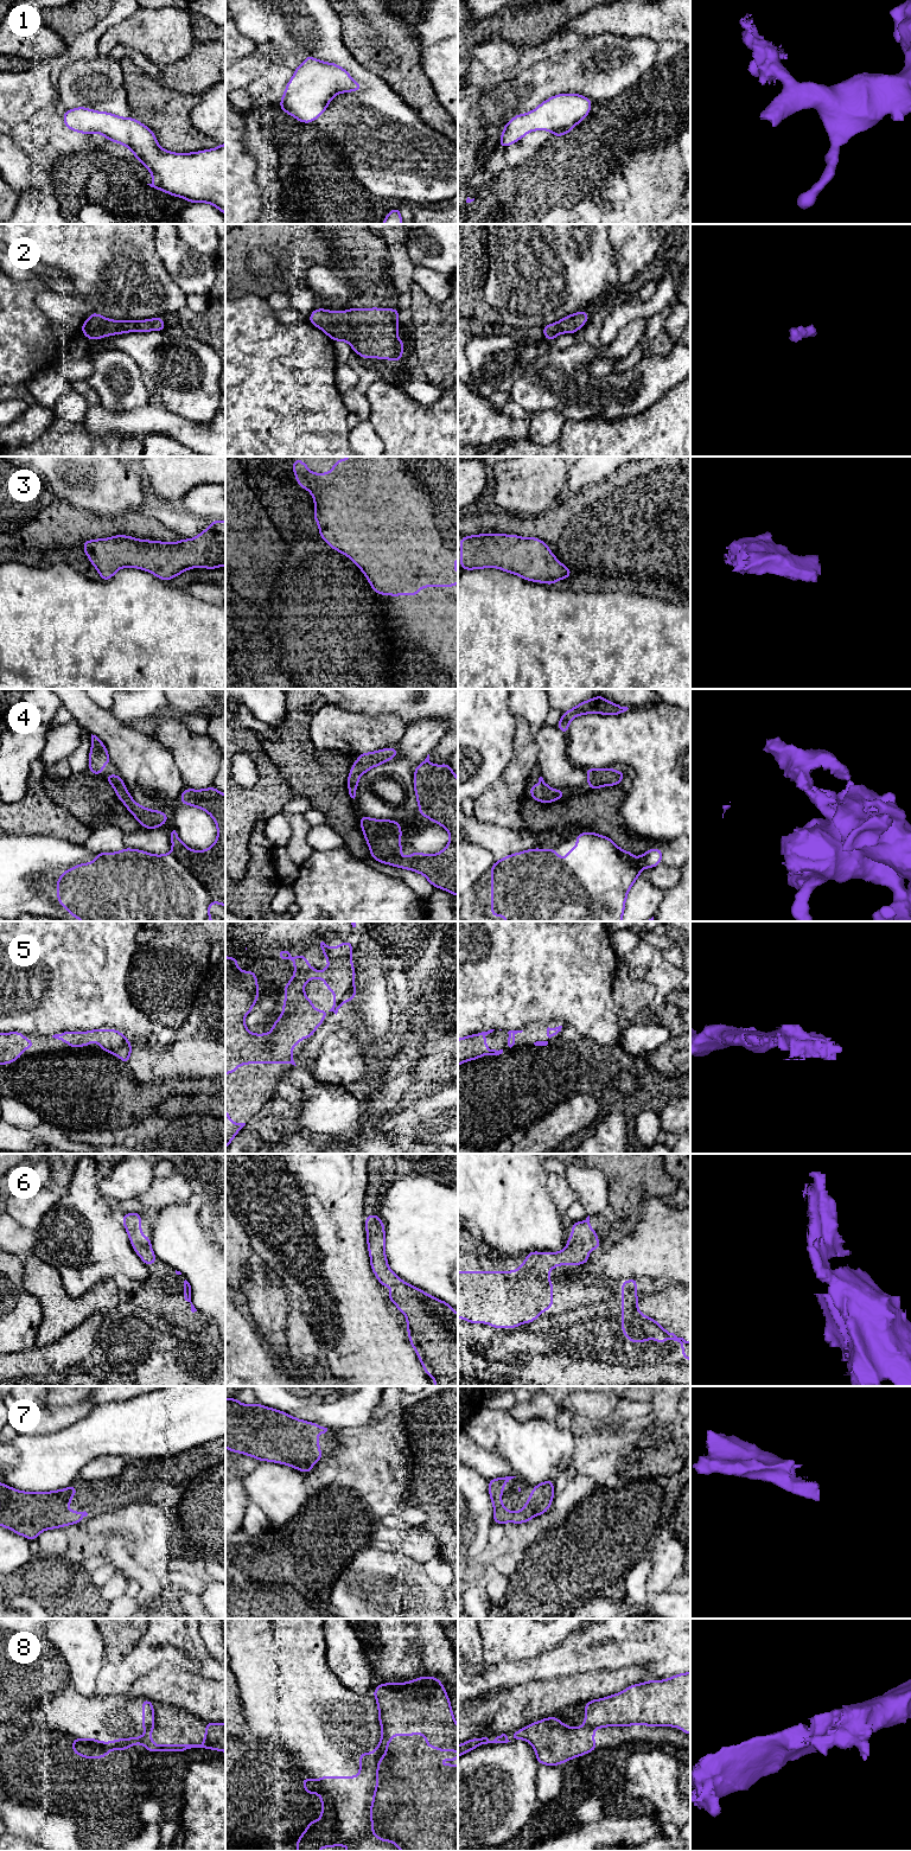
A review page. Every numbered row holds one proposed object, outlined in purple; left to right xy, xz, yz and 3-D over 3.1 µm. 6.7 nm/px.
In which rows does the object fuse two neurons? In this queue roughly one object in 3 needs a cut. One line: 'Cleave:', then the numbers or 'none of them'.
Cleave: 8

